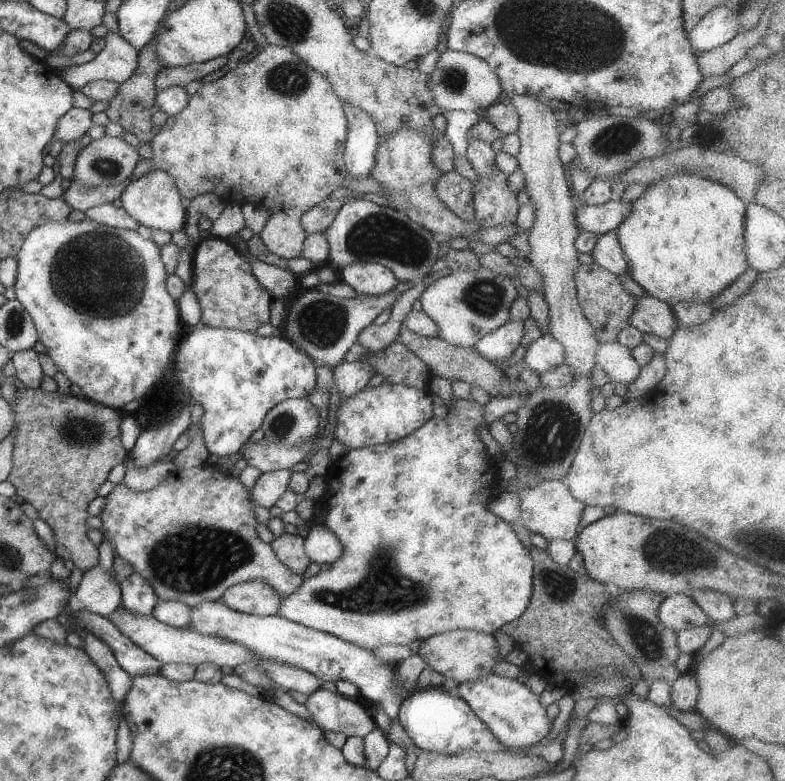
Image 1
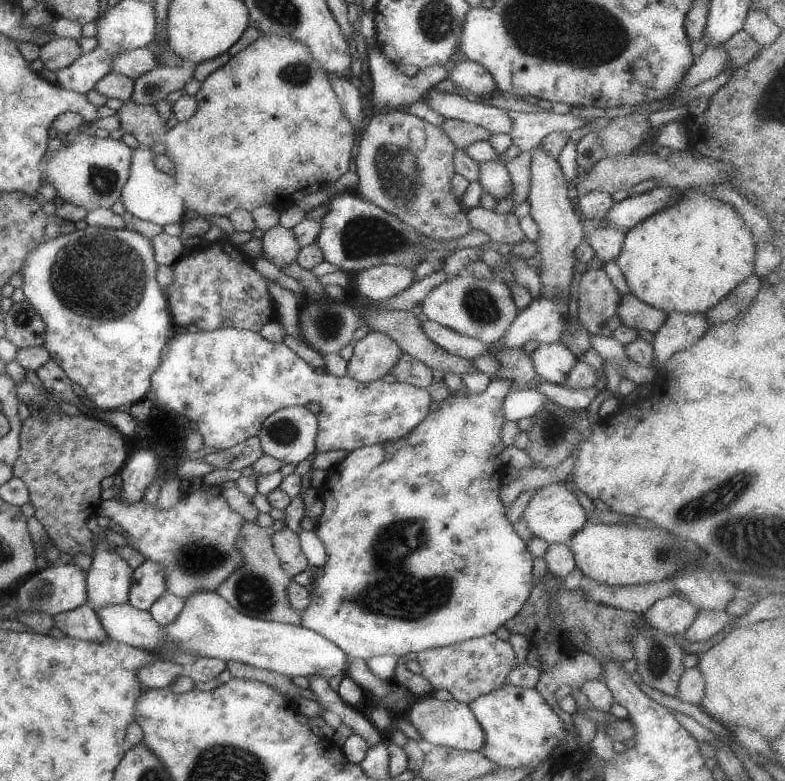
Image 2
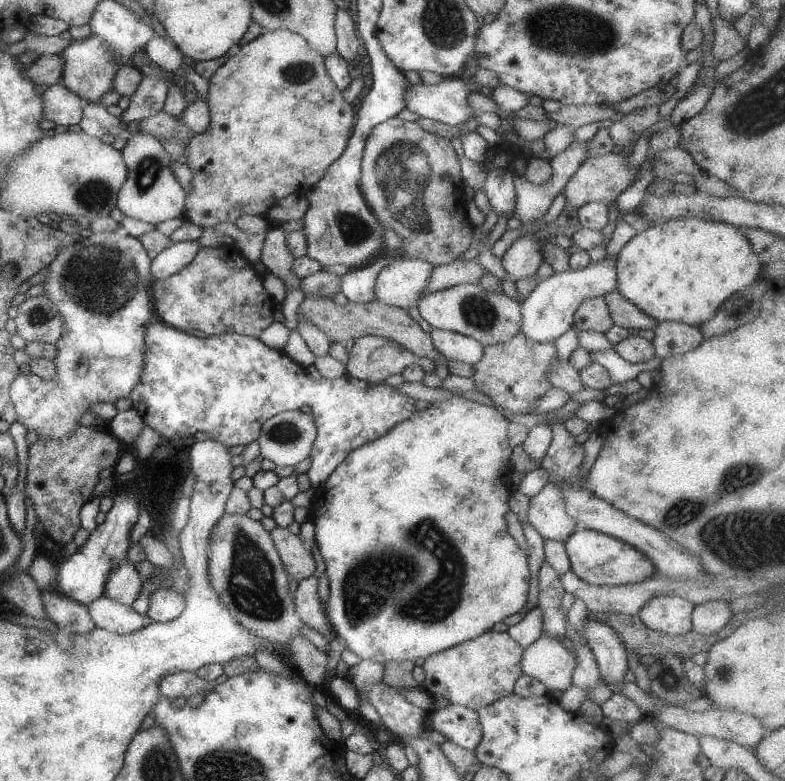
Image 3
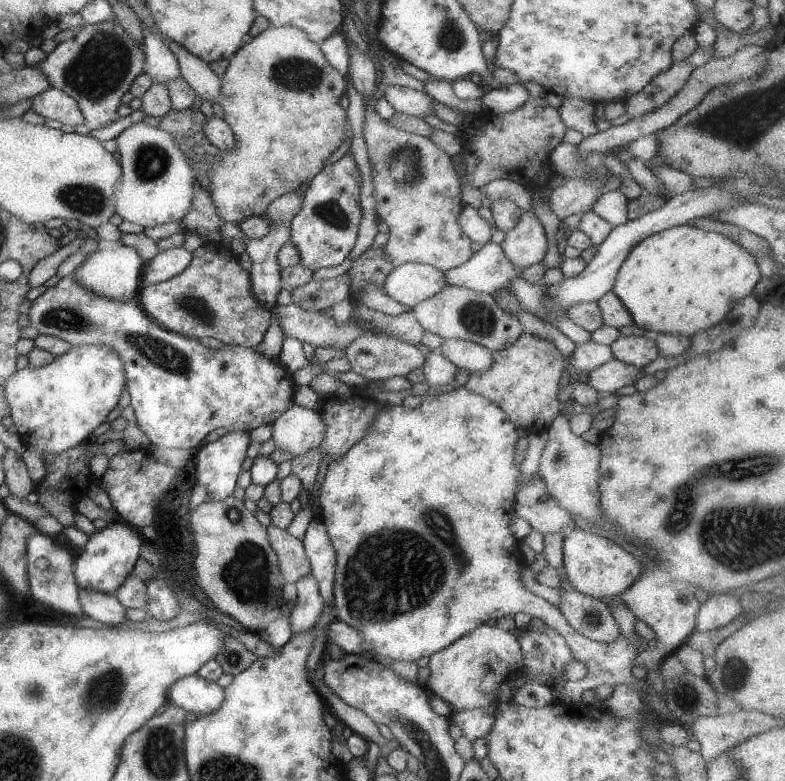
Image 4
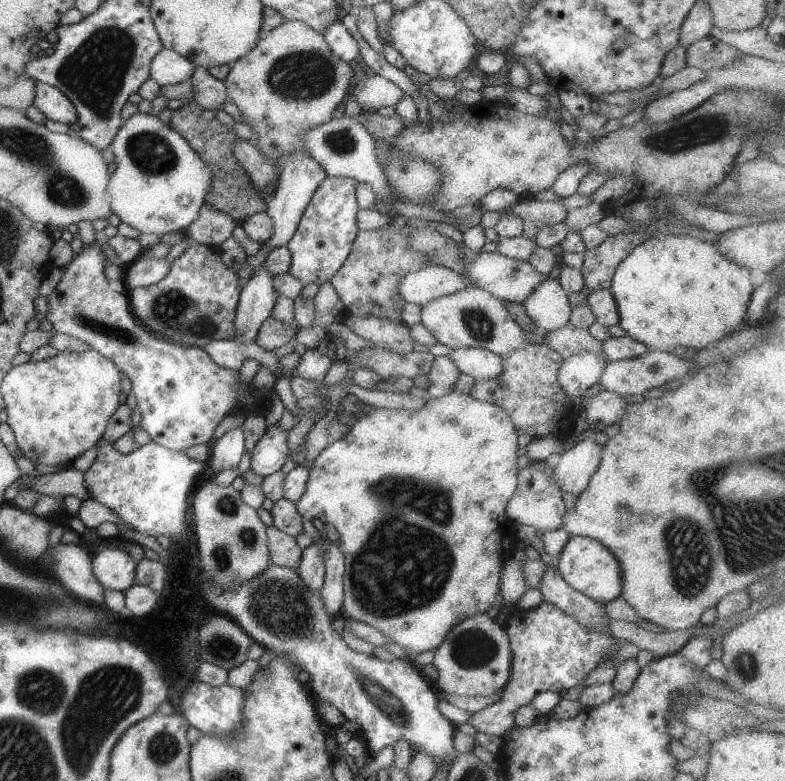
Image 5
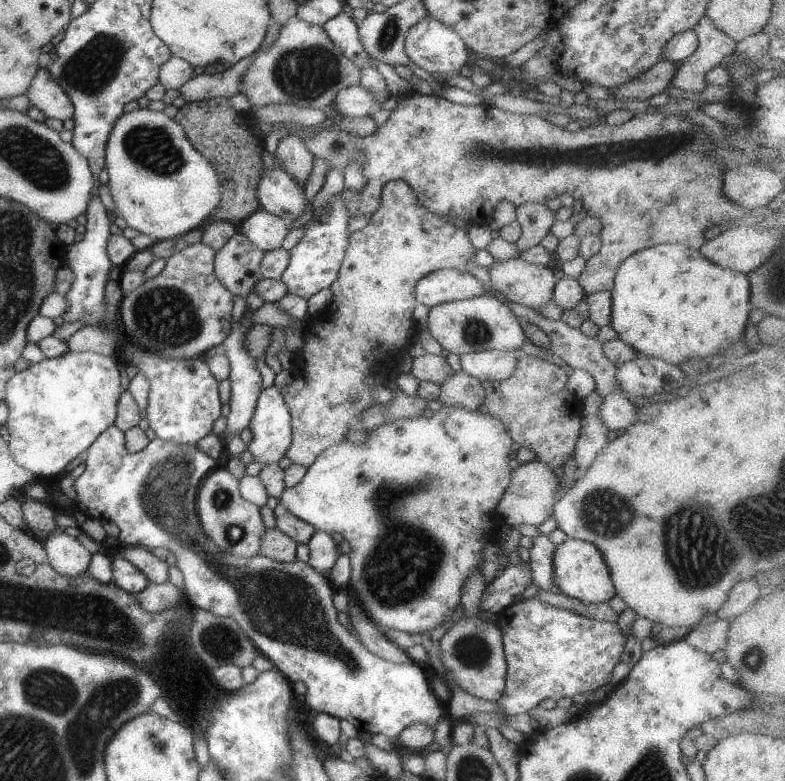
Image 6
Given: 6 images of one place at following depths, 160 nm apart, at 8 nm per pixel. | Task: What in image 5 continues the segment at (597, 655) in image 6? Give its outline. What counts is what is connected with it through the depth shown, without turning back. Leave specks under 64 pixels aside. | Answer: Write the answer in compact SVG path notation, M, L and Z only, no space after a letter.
M544 600L527 610L515 608L503 629L512 654L507 682L499 699L471 713L467 722L477 732L493 734L501 739L514 728L513 715L519 706L529 704L537 693L549 691L559 694L571 686L583 686L588 673L604 660L607 648L617 642L609 630L586 629L570 614Z

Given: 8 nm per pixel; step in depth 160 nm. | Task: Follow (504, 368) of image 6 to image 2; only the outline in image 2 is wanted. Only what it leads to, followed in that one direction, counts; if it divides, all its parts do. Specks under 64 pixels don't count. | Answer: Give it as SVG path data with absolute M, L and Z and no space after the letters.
M429 319L421 322L420 325L425 336L449 354L457 355L471 361L489 349L478 338L459 334Z

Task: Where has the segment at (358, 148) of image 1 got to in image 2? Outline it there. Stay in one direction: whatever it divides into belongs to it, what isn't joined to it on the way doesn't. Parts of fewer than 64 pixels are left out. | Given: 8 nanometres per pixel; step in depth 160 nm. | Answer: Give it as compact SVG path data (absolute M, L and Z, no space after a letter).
M328 75L329 84L333 92L337 95L340 107L344 111L345 118L352 124L354 128L360 128L361 120L361 95L351 80L343 75Z

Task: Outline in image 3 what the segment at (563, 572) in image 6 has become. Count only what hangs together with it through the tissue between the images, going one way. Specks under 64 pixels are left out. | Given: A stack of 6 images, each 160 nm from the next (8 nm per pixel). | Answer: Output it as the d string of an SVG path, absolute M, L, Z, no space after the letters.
M578 528L563 542L563 547L569 556L571 572L587 584L597 586L632 584L650 578L656 572L653 562L641 550L595 530Z

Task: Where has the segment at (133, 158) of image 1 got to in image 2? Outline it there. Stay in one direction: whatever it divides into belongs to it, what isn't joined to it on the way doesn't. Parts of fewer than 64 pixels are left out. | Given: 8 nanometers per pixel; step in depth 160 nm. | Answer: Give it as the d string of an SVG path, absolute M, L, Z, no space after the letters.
M82 135L40 160L40 184L50 184L56 194L56 200L81 207L89 212L96 208L110 209L120 198L120 192L129 174L132 149L121 140L111 137L96 138L94 135Z

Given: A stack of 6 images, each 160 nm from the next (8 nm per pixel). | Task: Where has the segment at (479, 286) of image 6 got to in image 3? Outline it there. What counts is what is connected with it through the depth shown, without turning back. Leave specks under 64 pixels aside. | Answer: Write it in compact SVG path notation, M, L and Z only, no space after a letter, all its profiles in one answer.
M399 259L386 264L379 270L373 282L376 301L388 306L409 309L425 290L427 278L433 267L429 262L418 259Z

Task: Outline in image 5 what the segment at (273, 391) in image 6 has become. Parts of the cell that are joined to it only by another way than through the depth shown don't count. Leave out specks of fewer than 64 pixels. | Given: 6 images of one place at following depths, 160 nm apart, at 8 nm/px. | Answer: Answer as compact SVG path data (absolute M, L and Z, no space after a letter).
M277 421L266 426L265 434L257 440L251 450L250 470L261 478L279 471L288 458L289 450L285 443L288 432L279 430Z

